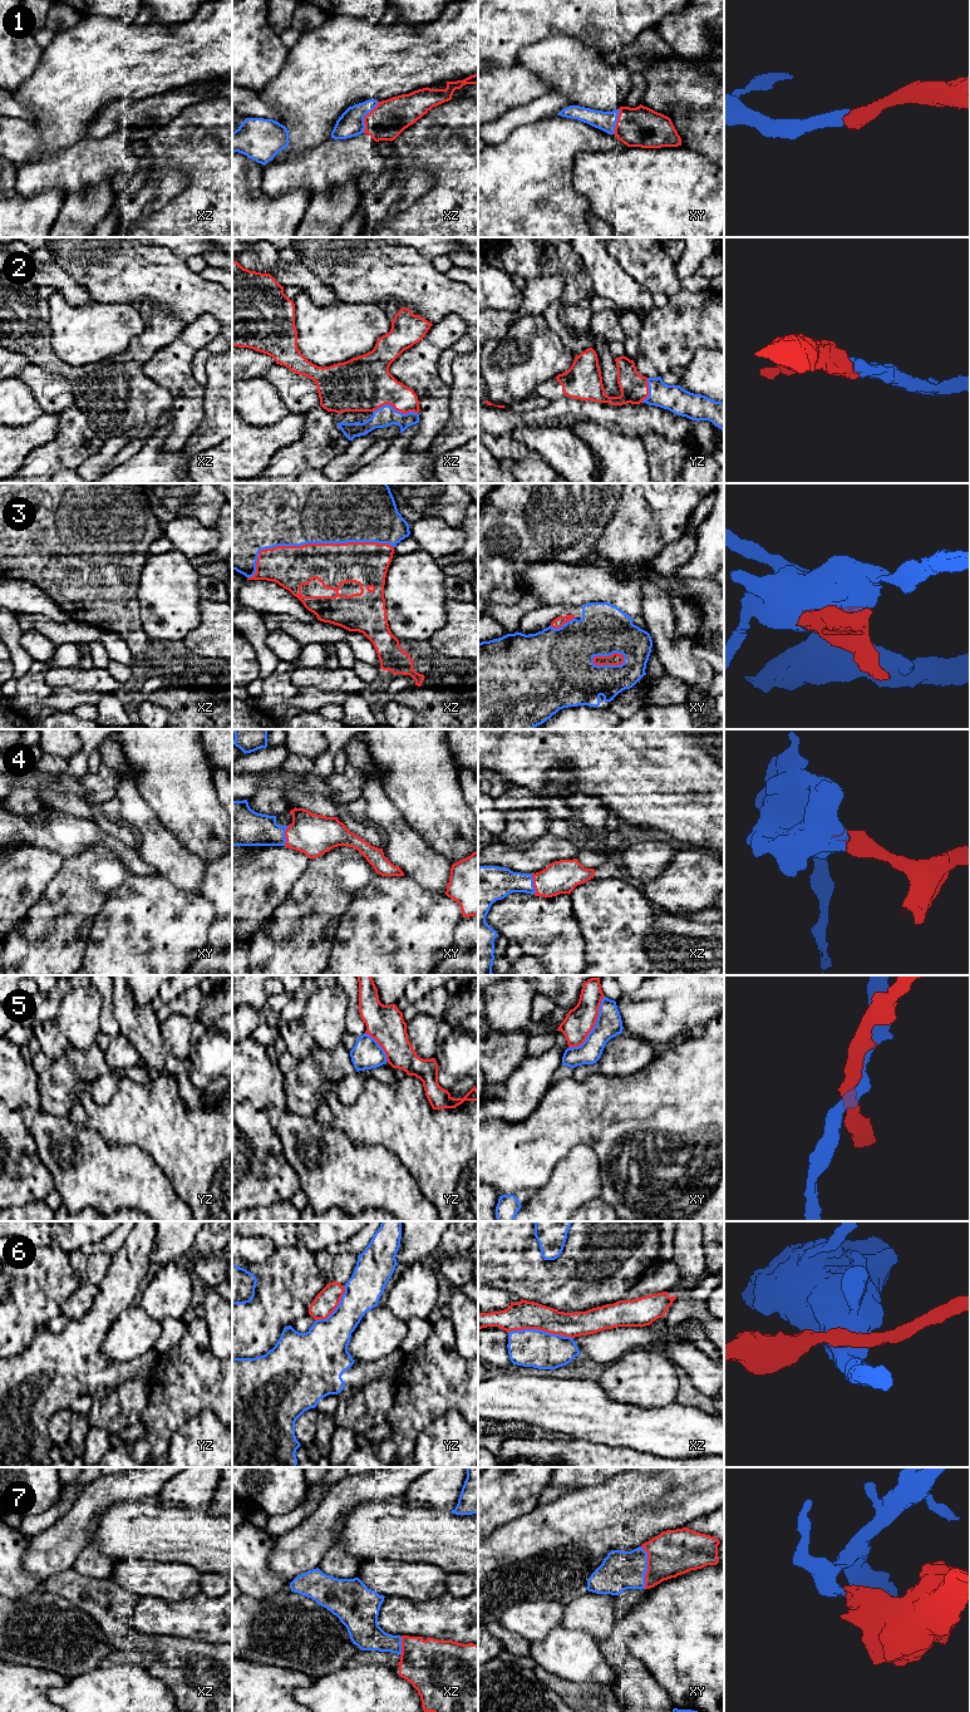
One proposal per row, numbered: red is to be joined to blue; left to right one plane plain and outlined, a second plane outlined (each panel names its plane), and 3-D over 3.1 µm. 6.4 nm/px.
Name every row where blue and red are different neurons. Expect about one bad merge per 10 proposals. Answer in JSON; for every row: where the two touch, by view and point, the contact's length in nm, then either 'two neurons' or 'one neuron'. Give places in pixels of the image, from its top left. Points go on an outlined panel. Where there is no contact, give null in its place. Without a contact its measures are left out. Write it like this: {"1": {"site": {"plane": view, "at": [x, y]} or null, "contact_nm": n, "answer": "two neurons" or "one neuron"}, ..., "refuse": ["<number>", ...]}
{"1": {"site": {"plane": "xz", "at": [364, 116]}, "contact_nm": 220, "answer": "one neuron"}, "2": {"site": {"plane": "xz", "at": [394, 409]}, "contact_nm": 280, "answer": "one neuron"}, "3": {"site": {"plane": "xz", "at": [311, 542]}, "contact_nm": 950, "answer": "one neuron"}, "4": {"site": {"plane": "xz", "at": [532, 884]}, "contact_nm": 140, "answer": "one neuron"}, "5": {"site": {"plane": "xy", "at": [594, 1026]}, "contact_nm": 420, "answer": "two neurons"}, "6": {"site": {"plane": "xz", "at": [538, 1329]}, "contact_nm": 420, "answer": "two neurons"}, "7": {"site": {"plane": "xy", "at": [646, 1568]}, "contact_nm": 280, "answer": "one neuron"}, "refuse": ["5", "6"]}

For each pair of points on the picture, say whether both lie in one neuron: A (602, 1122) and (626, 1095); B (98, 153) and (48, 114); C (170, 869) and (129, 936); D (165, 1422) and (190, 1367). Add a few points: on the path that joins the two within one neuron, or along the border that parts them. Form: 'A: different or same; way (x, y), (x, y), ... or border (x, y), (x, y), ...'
A: same; way (609, 1116), (624, 1101)
B: different; border (84, 137), (55, 155)
C: different; border (158, 875), (190, 894)
D: same; way (168, 1408), (185, 1381)

